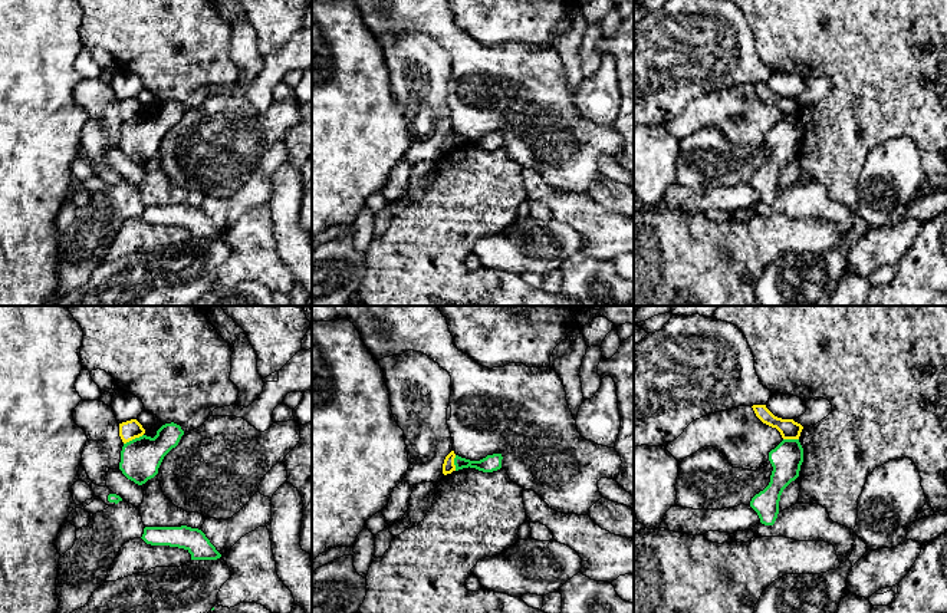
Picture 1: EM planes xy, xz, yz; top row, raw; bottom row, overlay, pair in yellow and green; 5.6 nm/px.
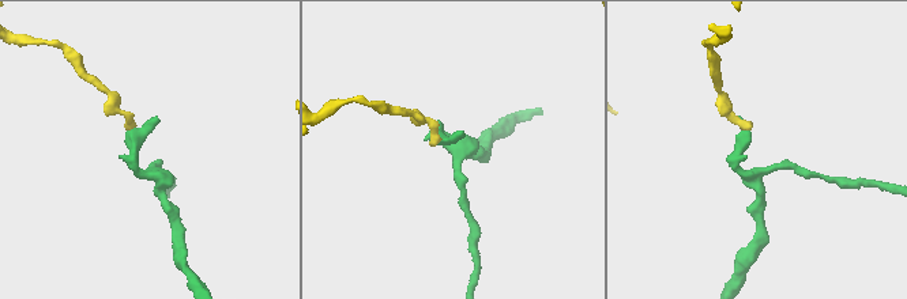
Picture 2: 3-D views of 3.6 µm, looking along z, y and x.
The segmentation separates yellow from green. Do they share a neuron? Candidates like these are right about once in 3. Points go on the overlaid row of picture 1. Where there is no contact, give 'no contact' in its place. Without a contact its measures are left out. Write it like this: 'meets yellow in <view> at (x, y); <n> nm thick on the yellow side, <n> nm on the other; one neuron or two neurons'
meets yellow in xy at (132, 438); 110 nm thick on the yellow side, 220 nm on the other; two neurons

